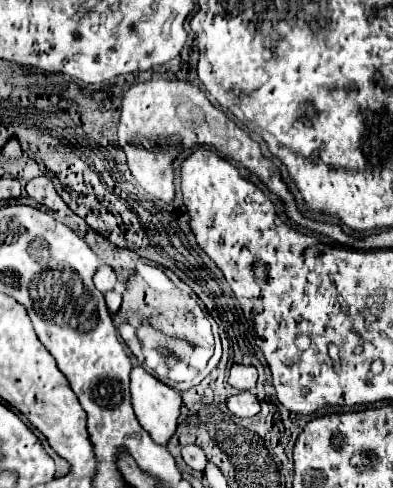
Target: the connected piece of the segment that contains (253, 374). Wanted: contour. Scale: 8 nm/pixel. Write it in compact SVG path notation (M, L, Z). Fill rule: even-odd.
M233 365L229 371L229 385L237 391L249 391L257 383L257 369L253 365Z

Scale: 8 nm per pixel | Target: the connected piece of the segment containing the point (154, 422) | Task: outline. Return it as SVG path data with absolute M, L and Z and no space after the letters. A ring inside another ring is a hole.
M133 367L131 371L131 403L135 409L135 415L139 419L139 425L151 435L151 439L159 445L167 445L167 441L173 437L177 429L177 419L181 413L181 395L155 379L151 373L147 373L143 367Z

